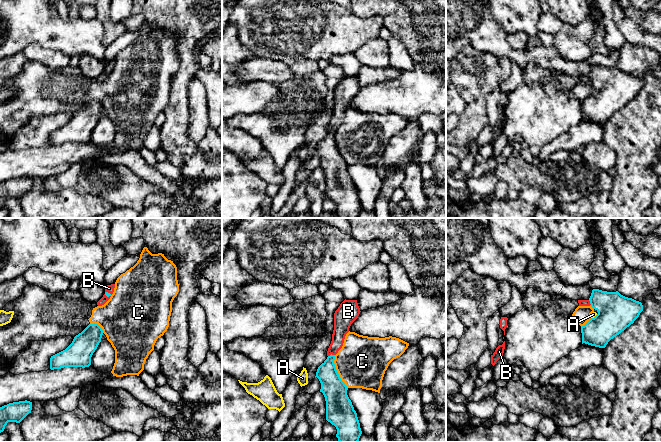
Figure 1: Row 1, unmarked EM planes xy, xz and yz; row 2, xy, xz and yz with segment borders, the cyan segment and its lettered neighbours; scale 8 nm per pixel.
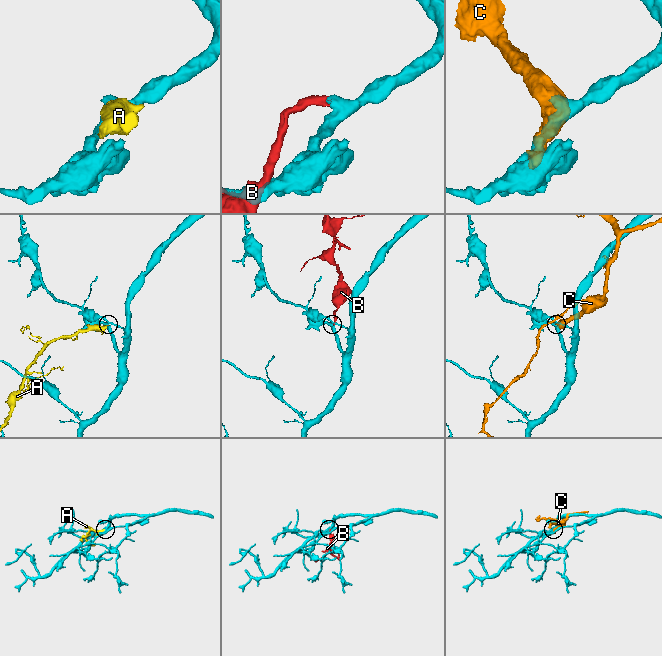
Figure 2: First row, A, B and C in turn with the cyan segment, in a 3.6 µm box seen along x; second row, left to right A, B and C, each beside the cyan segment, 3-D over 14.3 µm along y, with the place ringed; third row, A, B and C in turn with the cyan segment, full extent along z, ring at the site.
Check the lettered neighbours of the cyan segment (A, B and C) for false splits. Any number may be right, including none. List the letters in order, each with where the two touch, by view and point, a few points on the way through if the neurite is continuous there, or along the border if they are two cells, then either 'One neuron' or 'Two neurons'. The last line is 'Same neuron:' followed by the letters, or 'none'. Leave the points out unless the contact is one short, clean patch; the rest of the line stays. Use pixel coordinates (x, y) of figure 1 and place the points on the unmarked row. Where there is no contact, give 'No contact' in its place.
A: Touches cyan at yz (595, 92). Boundary: yz (597, 90), (591, 94). Two neurons
B: Touches cyan at xz (331, 130). Path across: xz (331, 160), (331, 130), (336, 121), (341, 101). One neuron
C: Touches cyan at xz (337, 148). Two neurons
Same neuron: B

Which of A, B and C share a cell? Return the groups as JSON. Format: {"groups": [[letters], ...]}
{"groups": [["A", "C"], ["B"]]}

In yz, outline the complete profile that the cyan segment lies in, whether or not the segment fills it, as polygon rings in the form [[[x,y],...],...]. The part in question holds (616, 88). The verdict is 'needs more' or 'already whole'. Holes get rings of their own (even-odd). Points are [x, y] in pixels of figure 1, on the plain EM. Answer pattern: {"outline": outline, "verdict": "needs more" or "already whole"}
{"outline": [[[593,65],[588,76],[578,76],[579,82],[591,82],[598,90],[581,103],[582,120],[605,124],[608,118],[634,99],[643,87],[641,78],[621,71],[618,67],[607,68]]], "verdict": "needs more"}

